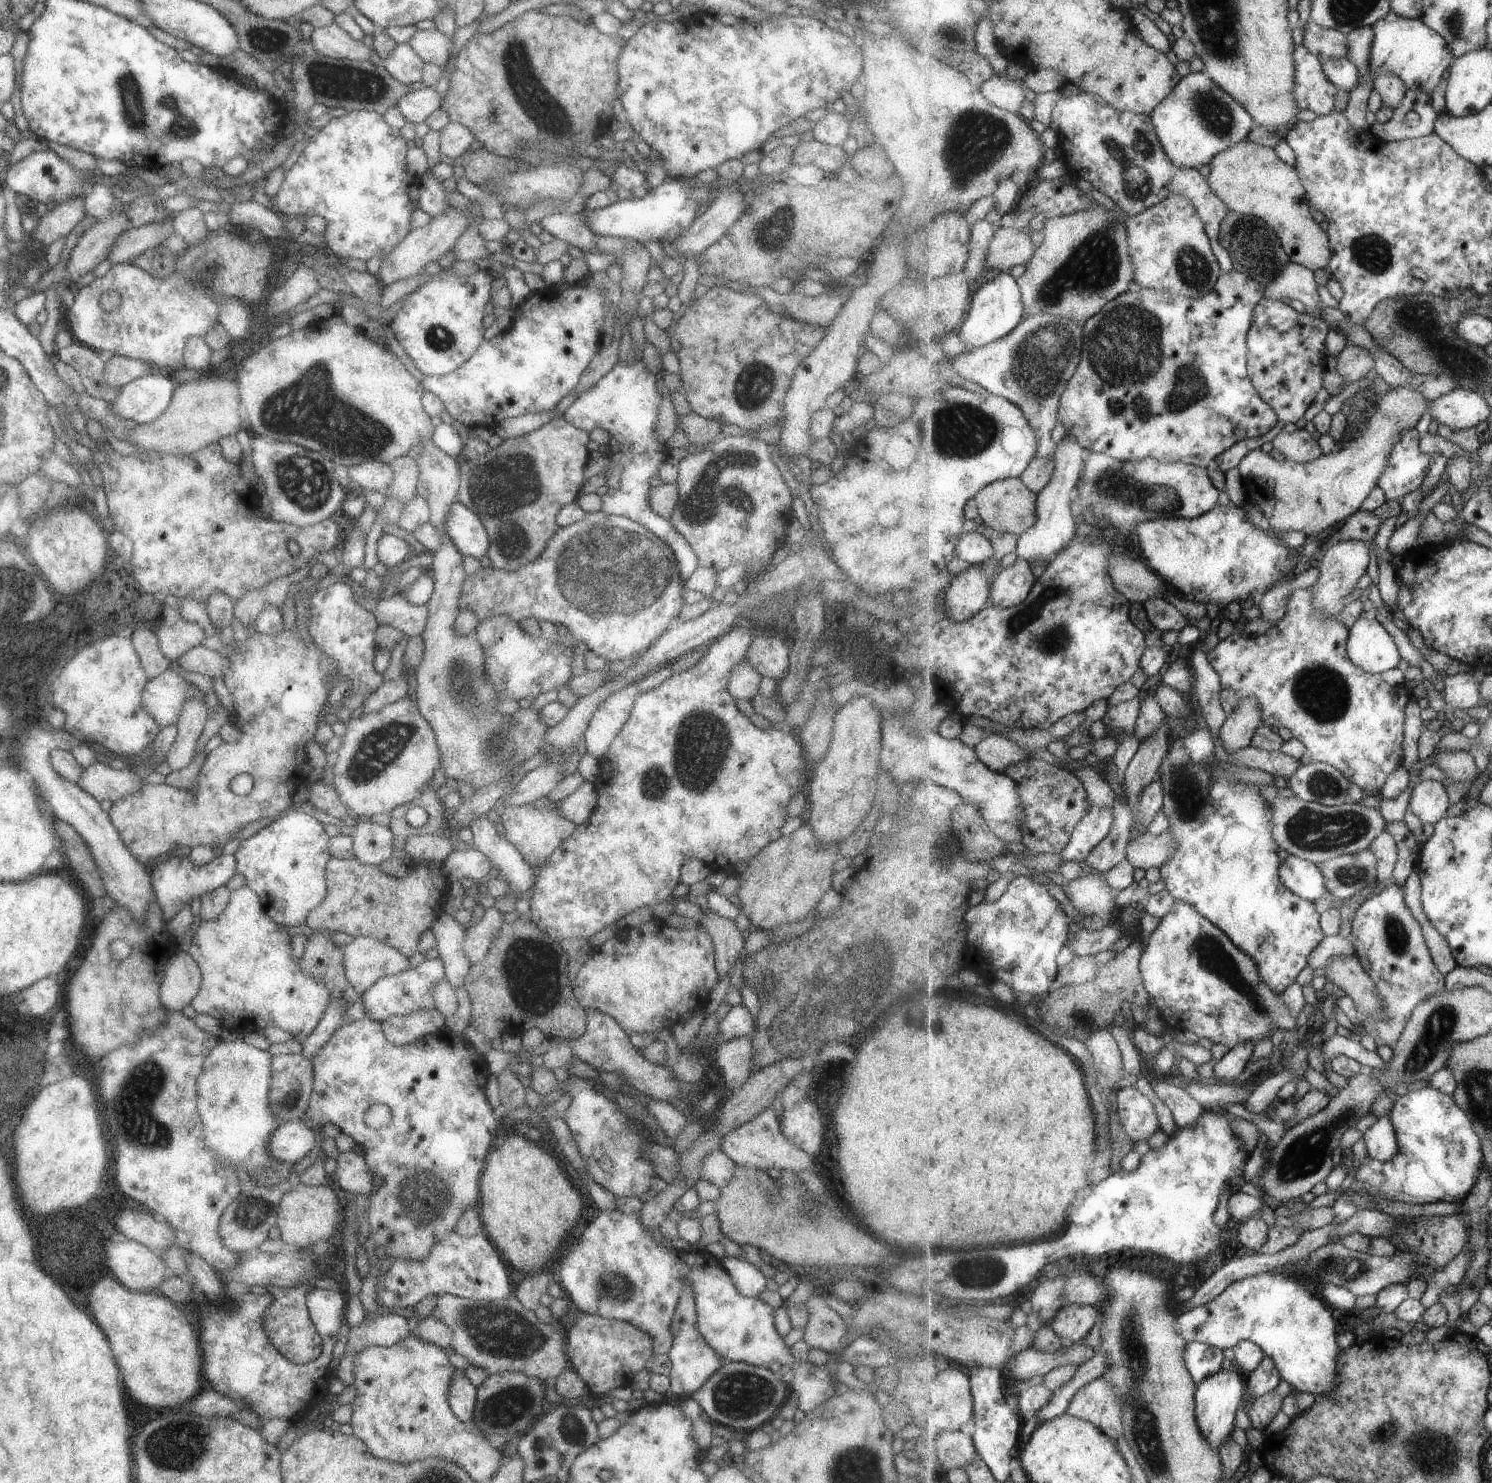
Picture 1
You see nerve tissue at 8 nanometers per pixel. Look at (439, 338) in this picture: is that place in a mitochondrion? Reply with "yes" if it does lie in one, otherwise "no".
yes

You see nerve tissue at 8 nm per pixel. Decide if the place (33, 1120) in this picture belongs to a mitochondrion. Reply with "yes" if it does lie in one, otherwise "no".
yes

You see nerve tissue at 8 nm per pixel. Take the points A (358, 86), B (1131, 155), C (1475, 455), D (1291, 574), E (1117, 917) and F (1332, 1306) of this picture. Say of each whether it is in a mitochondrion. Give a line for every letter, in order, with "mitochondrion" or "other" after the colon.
A: mitochondrion
B: mitochondrion
C: other
D: other
E: other
F: other

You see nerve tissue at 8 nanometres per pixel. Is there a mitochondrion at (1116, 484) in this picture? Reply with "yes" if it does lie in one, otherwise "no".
yes

